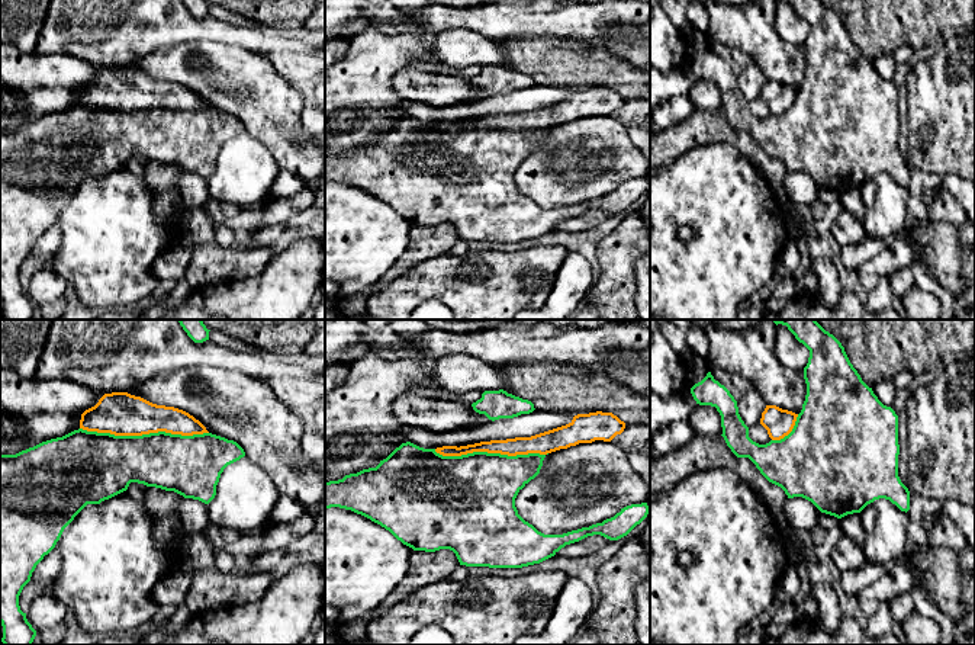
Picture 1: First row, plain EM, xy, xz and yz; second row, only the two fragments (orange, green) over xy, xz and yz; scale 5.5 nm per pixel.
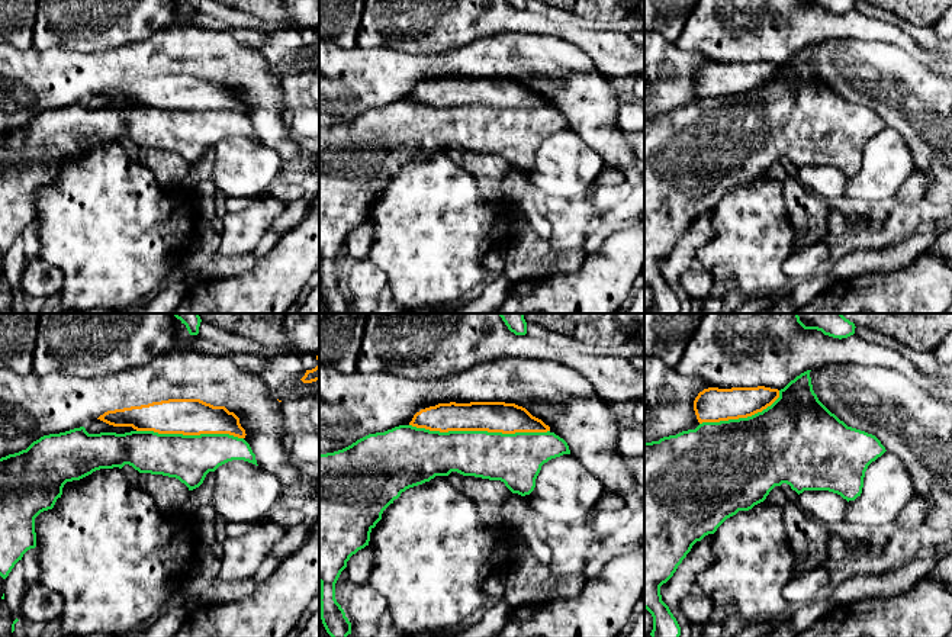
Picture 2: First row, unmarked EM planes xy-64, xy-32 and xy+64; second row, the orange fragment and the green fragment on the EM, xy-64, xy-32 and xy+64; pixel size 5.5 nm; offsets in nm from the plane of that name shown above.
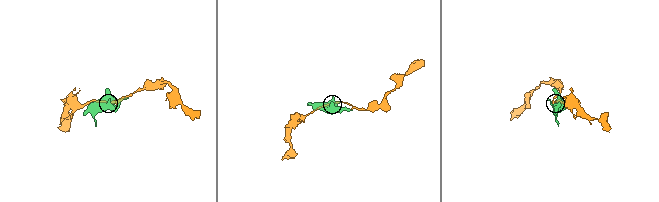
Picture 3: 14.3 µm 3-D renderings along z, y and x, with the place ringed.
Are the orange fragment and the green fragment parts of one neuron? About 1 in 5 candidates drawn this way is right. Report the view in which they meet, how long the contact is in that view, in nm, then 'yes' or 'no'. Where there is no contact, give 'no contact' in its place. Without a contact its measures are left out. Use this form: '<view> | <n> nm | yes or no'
xy | 700 nm | no

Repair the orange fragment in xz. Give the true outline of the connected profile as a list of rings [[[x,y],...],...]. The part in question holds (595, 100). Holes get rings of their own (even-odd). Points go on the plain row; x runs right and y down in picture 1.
[[[612,87],[577,89],[561,102],[531,110],[506,115],[480,116],[467,121],[443,121],[435,126],[443,131],[461,131],[473,126],[501,128],[508,131],[540,128],[547,129],[560,123],[567,123],[579,118],[592,118],[595,115],[611,116],[621,109],[625,97]]]

